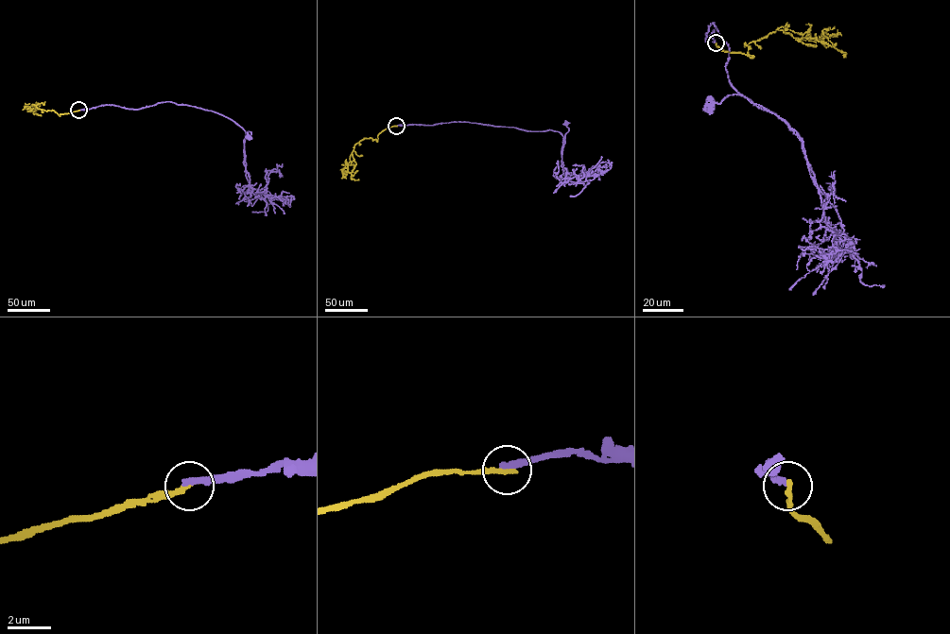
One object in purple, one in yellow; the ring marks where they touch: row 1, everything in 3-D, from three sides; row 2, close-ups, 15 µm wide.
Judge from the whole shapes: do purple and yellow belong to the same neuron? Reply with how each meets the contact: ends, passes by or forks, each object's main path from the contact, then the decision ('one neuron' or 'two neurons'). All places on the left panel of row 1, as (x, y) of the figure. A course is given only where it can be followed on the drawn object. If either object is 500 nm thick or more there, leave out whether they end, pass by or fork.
purple ends; yellow ends; course purple (78, 110), (113, 105), (139, 109), (172, 102), (226, 116), (245, 131), (244, 144), (248, 131), (249, 137); course yellow (78, 110), (60, 116), (53, 111), (38, 109), (33, 104), (27, 109), (30, 109), (25, 107), (29, 103); two neurons

